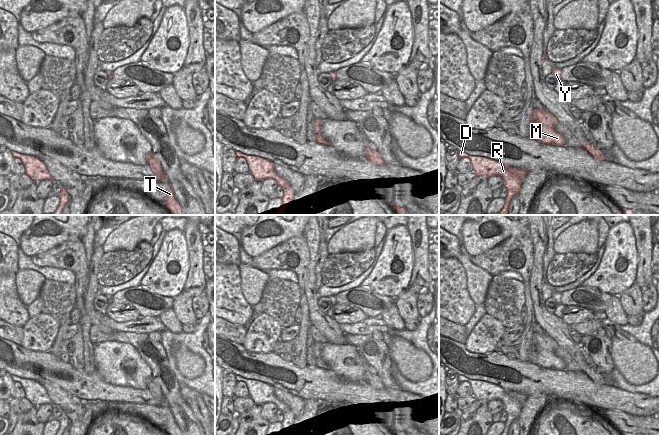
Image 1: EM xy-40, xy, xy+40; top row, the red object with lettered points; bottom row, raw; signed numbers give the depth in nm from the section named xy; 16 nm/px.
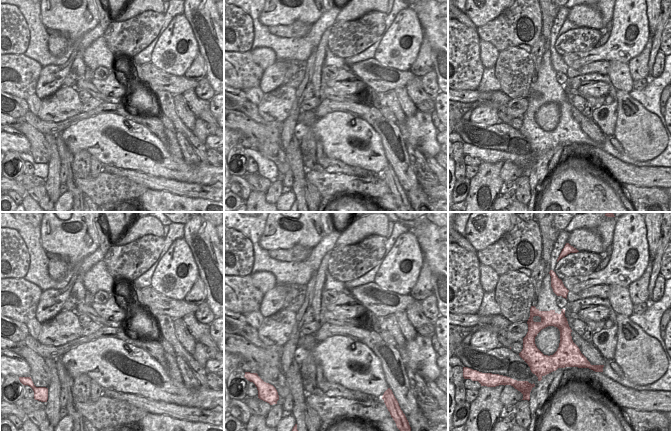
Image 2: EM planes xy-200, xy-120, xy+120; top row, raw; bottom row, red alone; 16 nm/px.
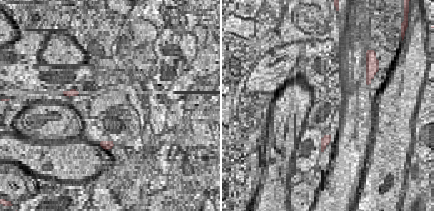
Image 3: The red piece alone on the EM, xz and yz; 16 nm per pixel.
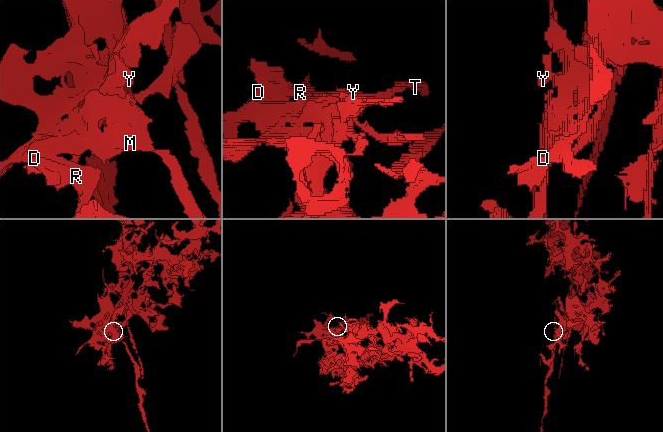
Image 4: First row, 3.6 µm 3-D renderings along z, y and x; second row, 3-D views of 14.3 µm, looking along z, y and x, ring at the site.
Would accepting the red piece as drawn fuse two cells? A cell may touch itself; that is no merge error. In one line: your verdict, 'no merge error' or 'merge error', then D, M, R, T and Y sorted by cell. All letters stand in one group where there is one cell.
merge error; D M R Y / T

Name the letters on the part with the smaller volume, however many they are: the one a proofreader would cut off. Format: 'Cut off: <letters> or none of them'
Cut off: T

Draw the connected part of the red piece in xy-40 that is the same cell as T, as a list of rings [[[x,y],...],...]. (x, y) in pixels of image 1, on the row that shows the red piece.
[[[168,185],[166,190],[166,200],[163,204],[171,213],[171,215],[184,215],[180,204],[178,203],[175,195],[171,189],[171,186]]]

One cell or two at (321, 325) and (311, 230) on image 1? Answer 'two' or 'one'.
one

